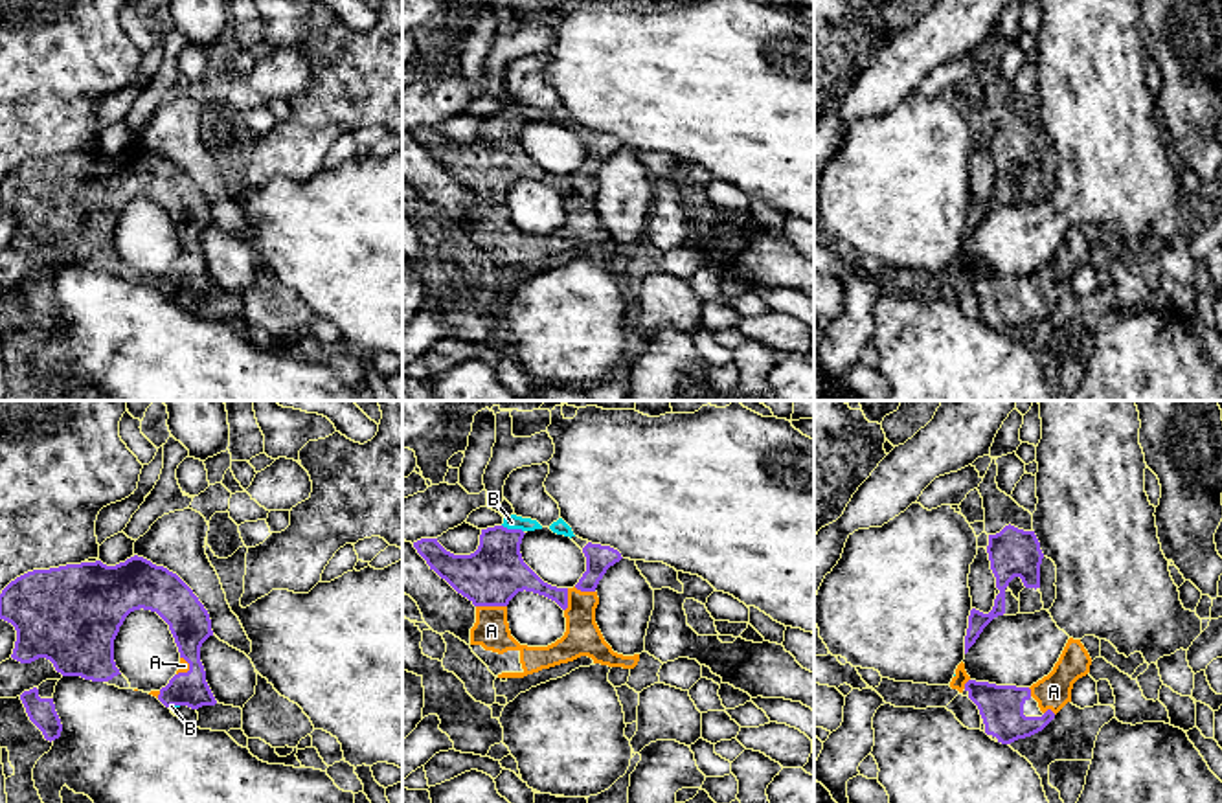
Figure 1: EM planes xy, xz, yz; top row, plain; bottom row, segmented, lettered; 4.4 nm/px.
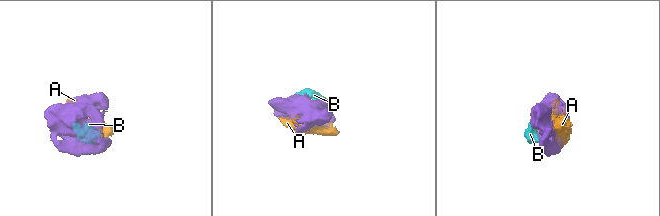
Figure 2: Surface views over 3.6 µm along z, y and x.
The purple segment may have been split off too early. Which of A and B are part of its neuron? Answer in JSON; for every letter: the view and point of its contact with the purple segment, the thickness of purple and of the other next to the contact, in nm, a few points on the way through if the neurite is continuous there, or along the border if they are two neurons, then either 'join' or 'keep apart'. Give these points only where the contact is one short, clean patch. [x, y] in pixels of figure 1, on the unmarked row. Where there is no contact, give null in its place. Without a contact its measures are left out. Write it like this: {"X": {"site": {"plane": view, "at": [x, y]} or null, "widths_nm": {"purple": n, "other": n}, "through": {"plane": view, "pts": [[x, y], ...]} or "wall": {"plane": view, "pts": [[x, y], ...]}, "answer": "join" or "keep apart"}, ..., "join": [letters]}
{"A": {"site": {"plane": "xz", "at": [491, 193]}, "widths_nm": {"purple": 260, "other": 160}, "answer": "join"}, "B": {"site": {"plane": "xz", "at": [513, 118]}, "widths_nm": {"purple": 260, "other": 60}, "answer": "join"}, "join": ["A", "B"]}

